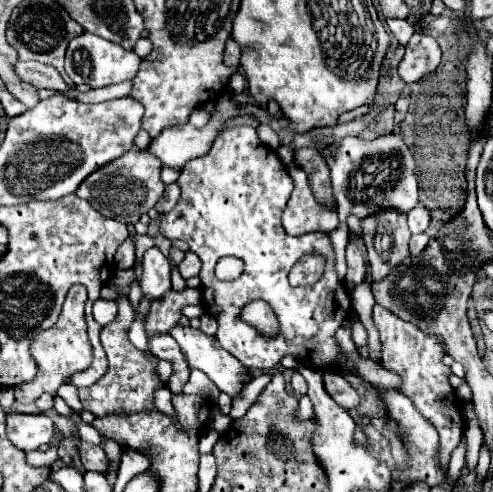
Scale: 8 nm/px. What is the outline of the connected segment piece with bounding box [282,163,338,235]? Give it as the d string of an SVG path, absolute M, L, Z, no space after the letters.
M290 165L288 173L294 181L294 191L282 217L282 225L290 235L300 235L306 231L332 231L338 227L338 215L318 205L314 199L306 173L298 165Z

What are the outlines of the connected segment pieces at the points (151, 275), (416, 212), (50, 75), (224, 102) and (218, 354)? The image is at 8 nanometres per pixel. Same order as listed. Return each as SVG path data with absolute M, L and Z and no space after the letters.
M158 247L146 249L142 257L144 275L140 281L142 293L152 295L152 299L164 297L164 293L170 289L170 261L162 255Z
M418 203L412 211L408 211L406 217L408 217L408 227L410 227L410 233L412 233L412 235L426 231L426 227L428 227L428 223L430 223L428 209L426 209L422 203Z
M18 61L16 73L20 75L20 79L34 85L36 89L42 89L42 87L54 89L54 91L68 91L70 89L66 85L66 81L62 79L62 75L52 65L44 65L38 61Z
M220 97L216 101L216 107L218 111L210 117L208 125L204 129L196 129L192 127L190 123L184 123L184 125L174 125L174 127L166 127L162 129L162 133L158 137L154 137L150 141L150 145L146 147L146 151L154 157L158 157L162 161L162 165L166 167L174 167L174 169L180 169L184 167L184 163L192 157L200 157L204 155L204 151L208 151L208 147L212 145L212 139L216 139L216 131L220 131L220 127L224 127L224 121L232 119L232 117L238 117L238 115L248 115L250 113L250 107L248 105L240 105L236 103L234 99L226 99L226 97Z
M174 325L168 331L180 345L186 361L190 367L204 371L220 391L228 393L230 397L236 397L240 389L244 387L244 381L248 377L242 377L242 373L248 373L238 359L232 359L224 347L214 339L214 335L206 335L200 329L194 329L190 325Z

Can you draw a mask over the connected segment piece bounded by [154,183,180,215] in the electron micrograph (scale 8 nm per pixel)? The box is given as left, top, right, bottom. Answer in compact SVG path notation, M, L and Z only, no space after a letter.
M174 183L174 185L168 185L168 187L164 189L162 197L158 199L158 203L156 203L154 207L156 207L156 211L158 211L160 215L164 215L164 213L168 213L168 211L178 203L178 199L180 199L180 189L178 189L178 185Z

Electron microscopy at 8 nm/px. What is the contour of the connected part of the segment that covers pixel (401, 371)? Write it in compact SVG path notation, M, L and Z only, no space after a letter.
M374 305L374 321L376 321L376 327L380 329L380 341L382 341L382 367L388 369L388 371L394 371L400 379L402 379L402 385L398 387L398 393L406 395L408 399L412 399L414 407L436 427L438 435L440 435L440 443L438 443L438 463L440 467L448 469L448 463L450 463L450 457L452 457L452 451L460 445L460 439L464 435L464 415L462 415L462 403L454 391L454 387L450 385L450 367L446 367L442 363L442 357L446 353L444 349L444 343L438 335L430 335L430 333L424 333L420 331L420 327L416 327L414 323L406 323L404 319L396 317L392 311L380 307L380 305Z

